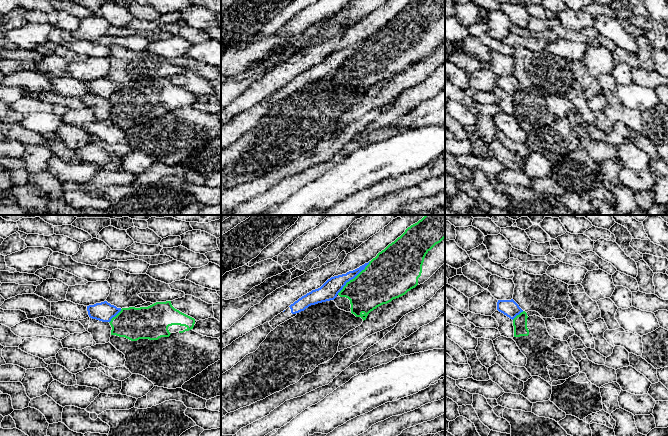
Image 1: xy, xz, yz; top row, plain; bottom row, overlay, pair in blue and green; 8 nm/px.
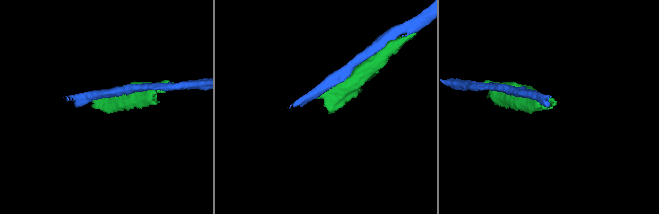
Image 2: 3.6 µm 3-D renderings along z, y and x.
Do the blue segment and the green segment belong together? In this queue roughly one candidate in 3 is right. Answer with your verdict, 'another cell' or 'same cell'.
another cell

